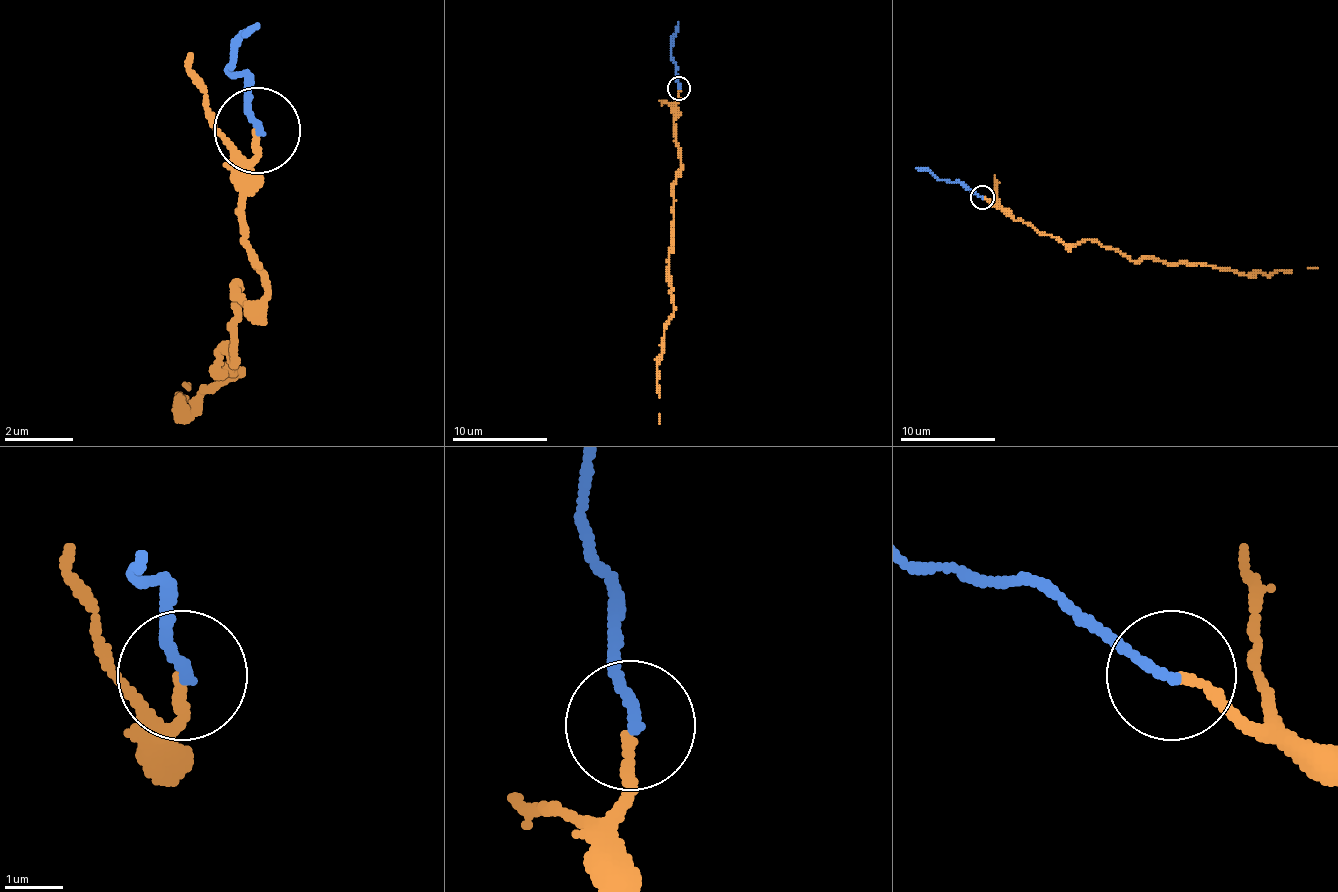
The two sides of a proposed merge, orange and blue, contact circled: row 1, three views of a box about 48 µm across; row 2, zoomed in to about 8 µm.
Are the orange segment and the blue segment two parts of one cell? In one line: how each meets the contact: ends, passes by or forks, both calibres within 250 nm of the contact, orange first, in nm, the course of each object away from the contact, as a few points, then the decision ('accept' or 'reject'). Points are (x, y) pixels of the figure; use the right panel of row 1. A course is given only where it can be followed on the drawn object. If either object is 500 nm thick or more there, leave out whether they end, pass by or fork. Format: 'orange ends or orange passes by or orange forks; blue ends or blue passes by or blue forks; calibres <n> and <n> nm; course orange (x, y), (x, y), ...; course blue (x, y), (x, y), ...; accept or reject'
orange ends; blue ends; calibres 180 and 180 nm; course orange (982, 196), (1065, 244), (1096, 239), (1132, 260), (1206, 263), (1267, 275), (1317, 268); course blue (982, 196), (959, 182), (937, 180), (928, 170), (916, 168); accept

